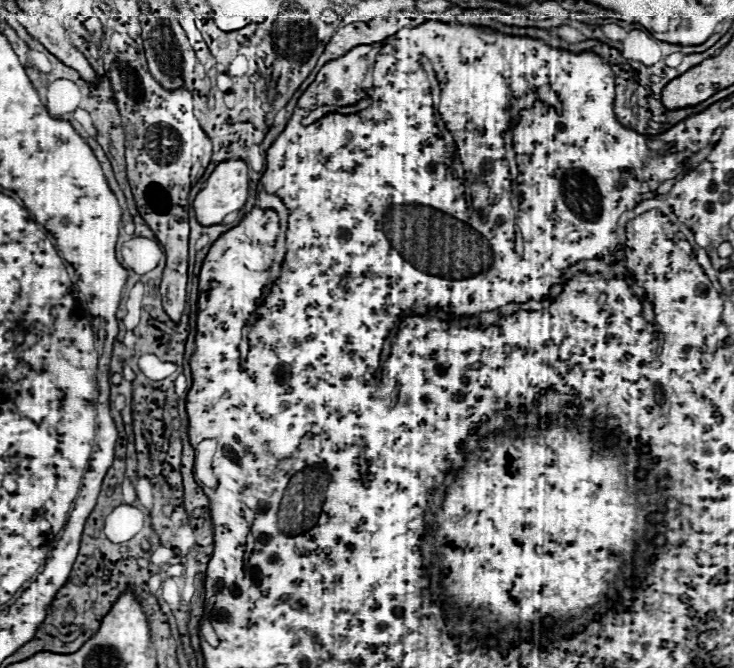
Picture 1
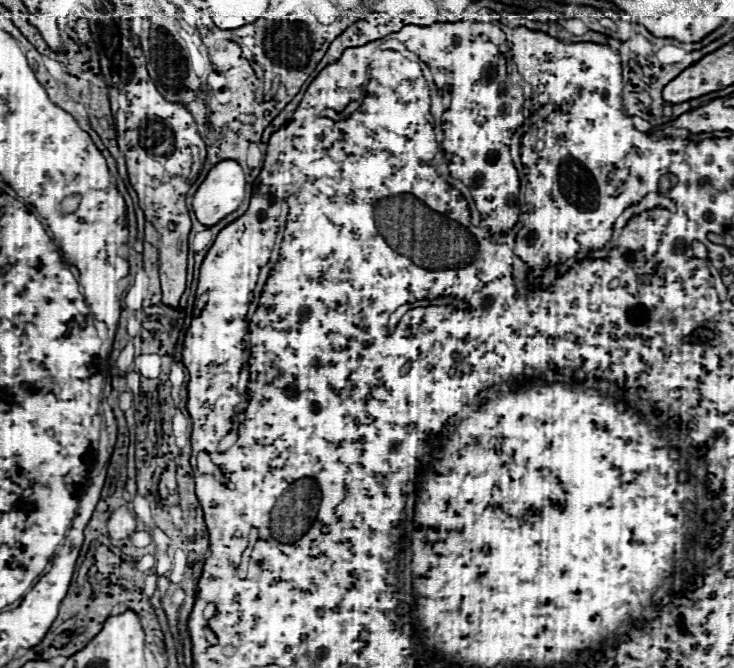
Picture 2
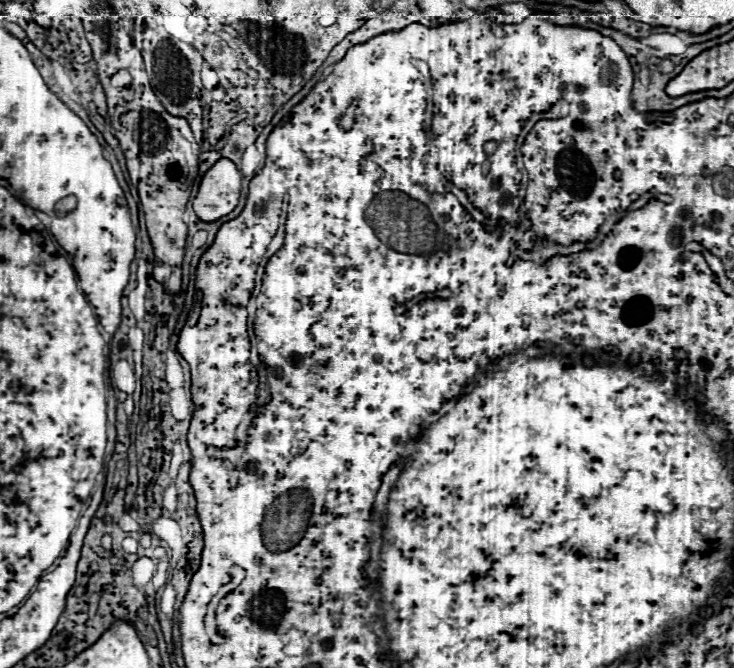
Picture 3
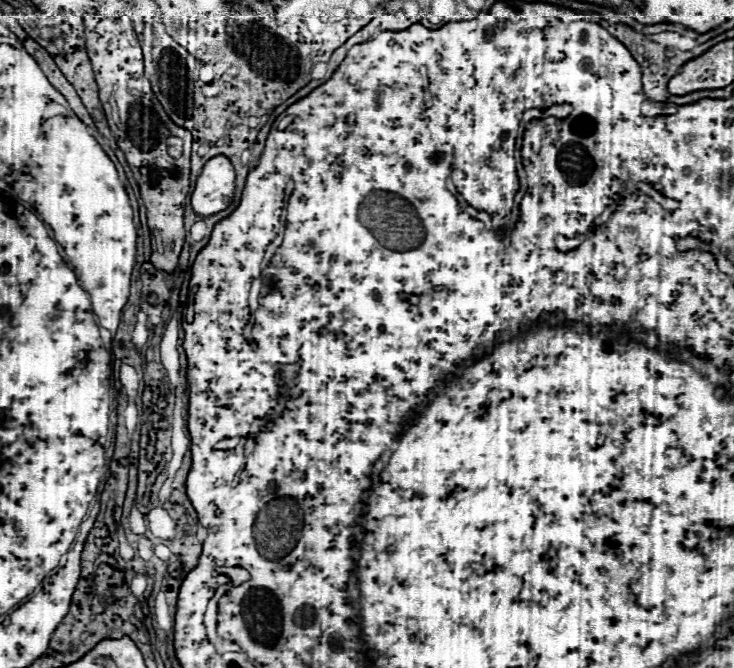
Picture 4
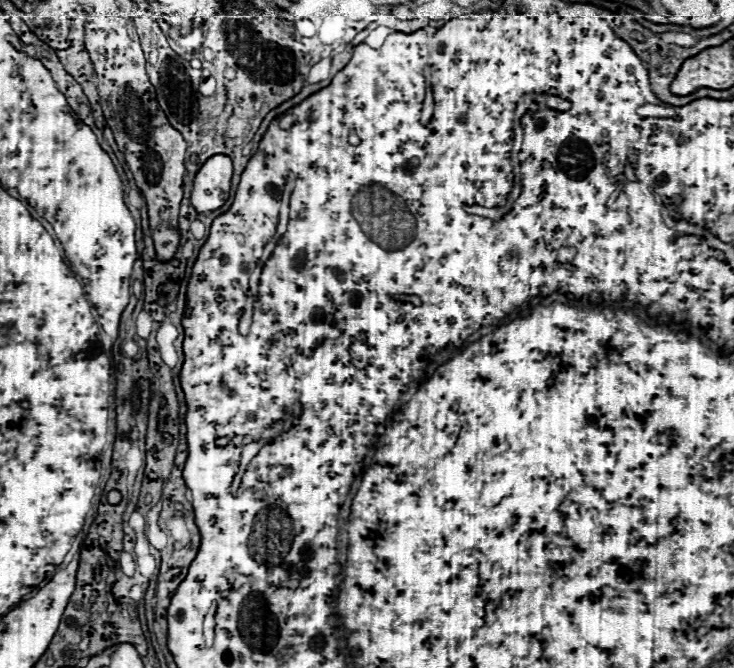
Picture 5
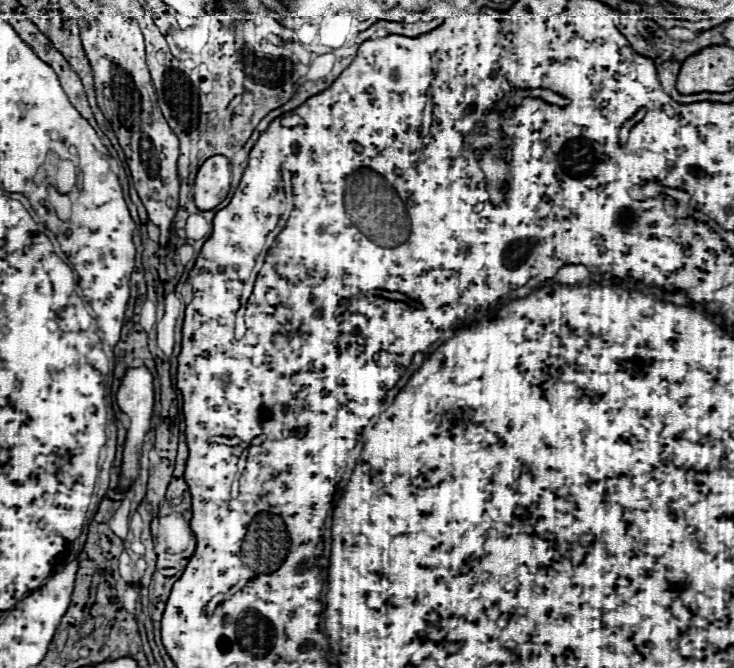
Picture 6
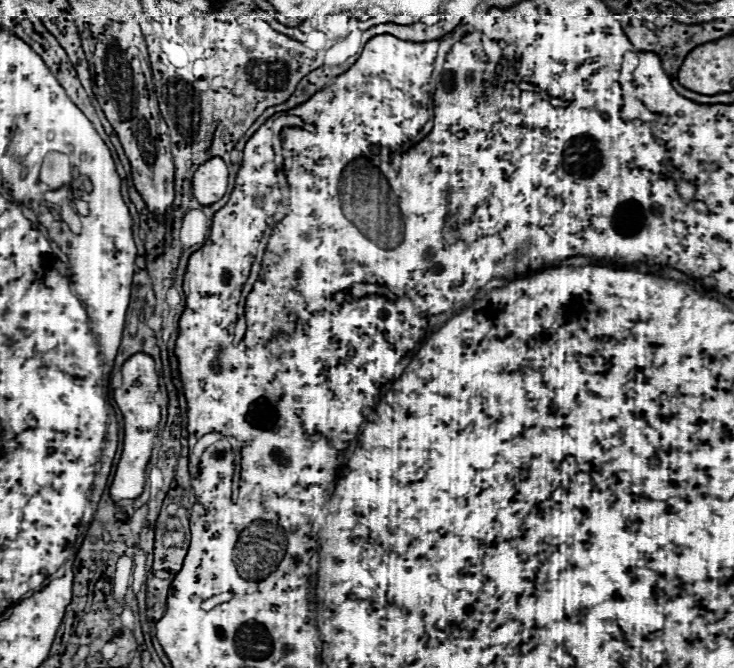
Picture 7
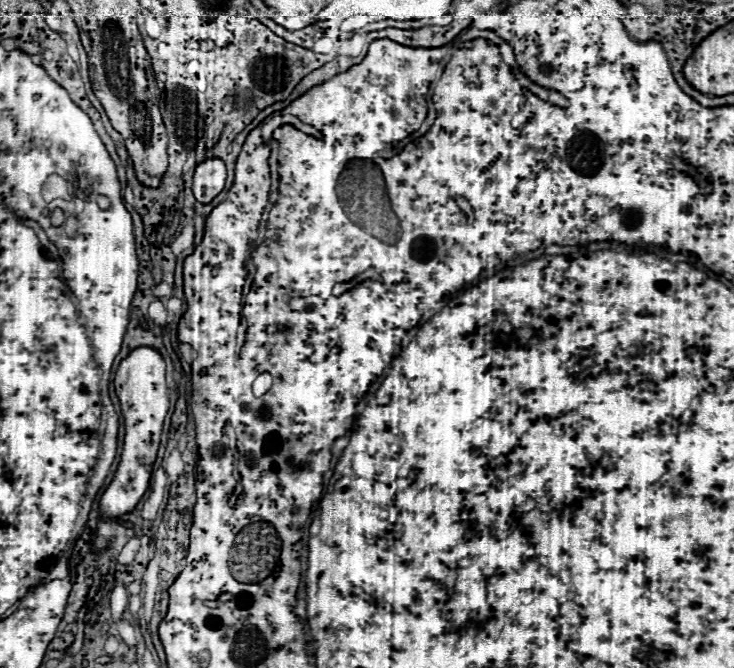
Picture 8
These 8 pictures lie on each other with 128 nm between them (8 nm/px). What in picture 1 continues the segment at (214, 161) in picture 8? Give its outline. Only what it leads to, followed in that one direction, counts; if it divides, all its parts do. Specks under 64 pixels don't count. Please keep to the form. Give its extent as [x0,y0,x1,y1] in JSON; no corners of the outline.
[192,160,248,226]

